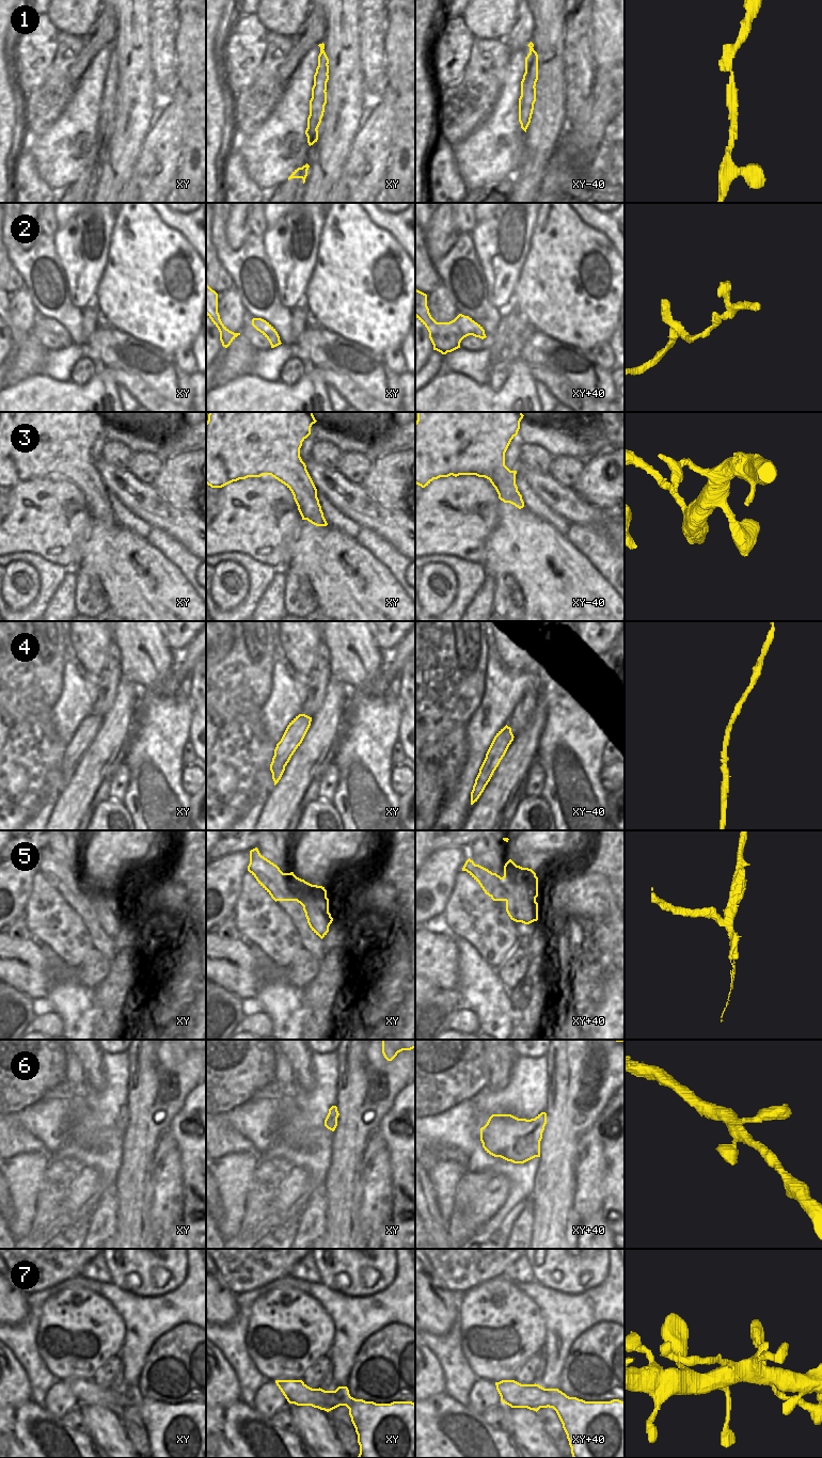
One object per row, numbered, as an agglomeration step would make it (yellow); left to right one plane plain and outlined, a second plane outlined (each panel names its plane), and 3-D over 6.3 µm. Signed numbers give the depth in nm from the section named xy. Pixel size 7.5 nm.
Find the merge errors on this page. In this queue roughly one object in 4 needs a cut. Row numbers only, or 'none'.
5, 7.

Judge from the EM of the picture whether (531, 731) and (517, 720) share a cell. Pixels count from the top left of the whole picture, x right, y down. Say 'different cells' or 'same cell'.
different cells

